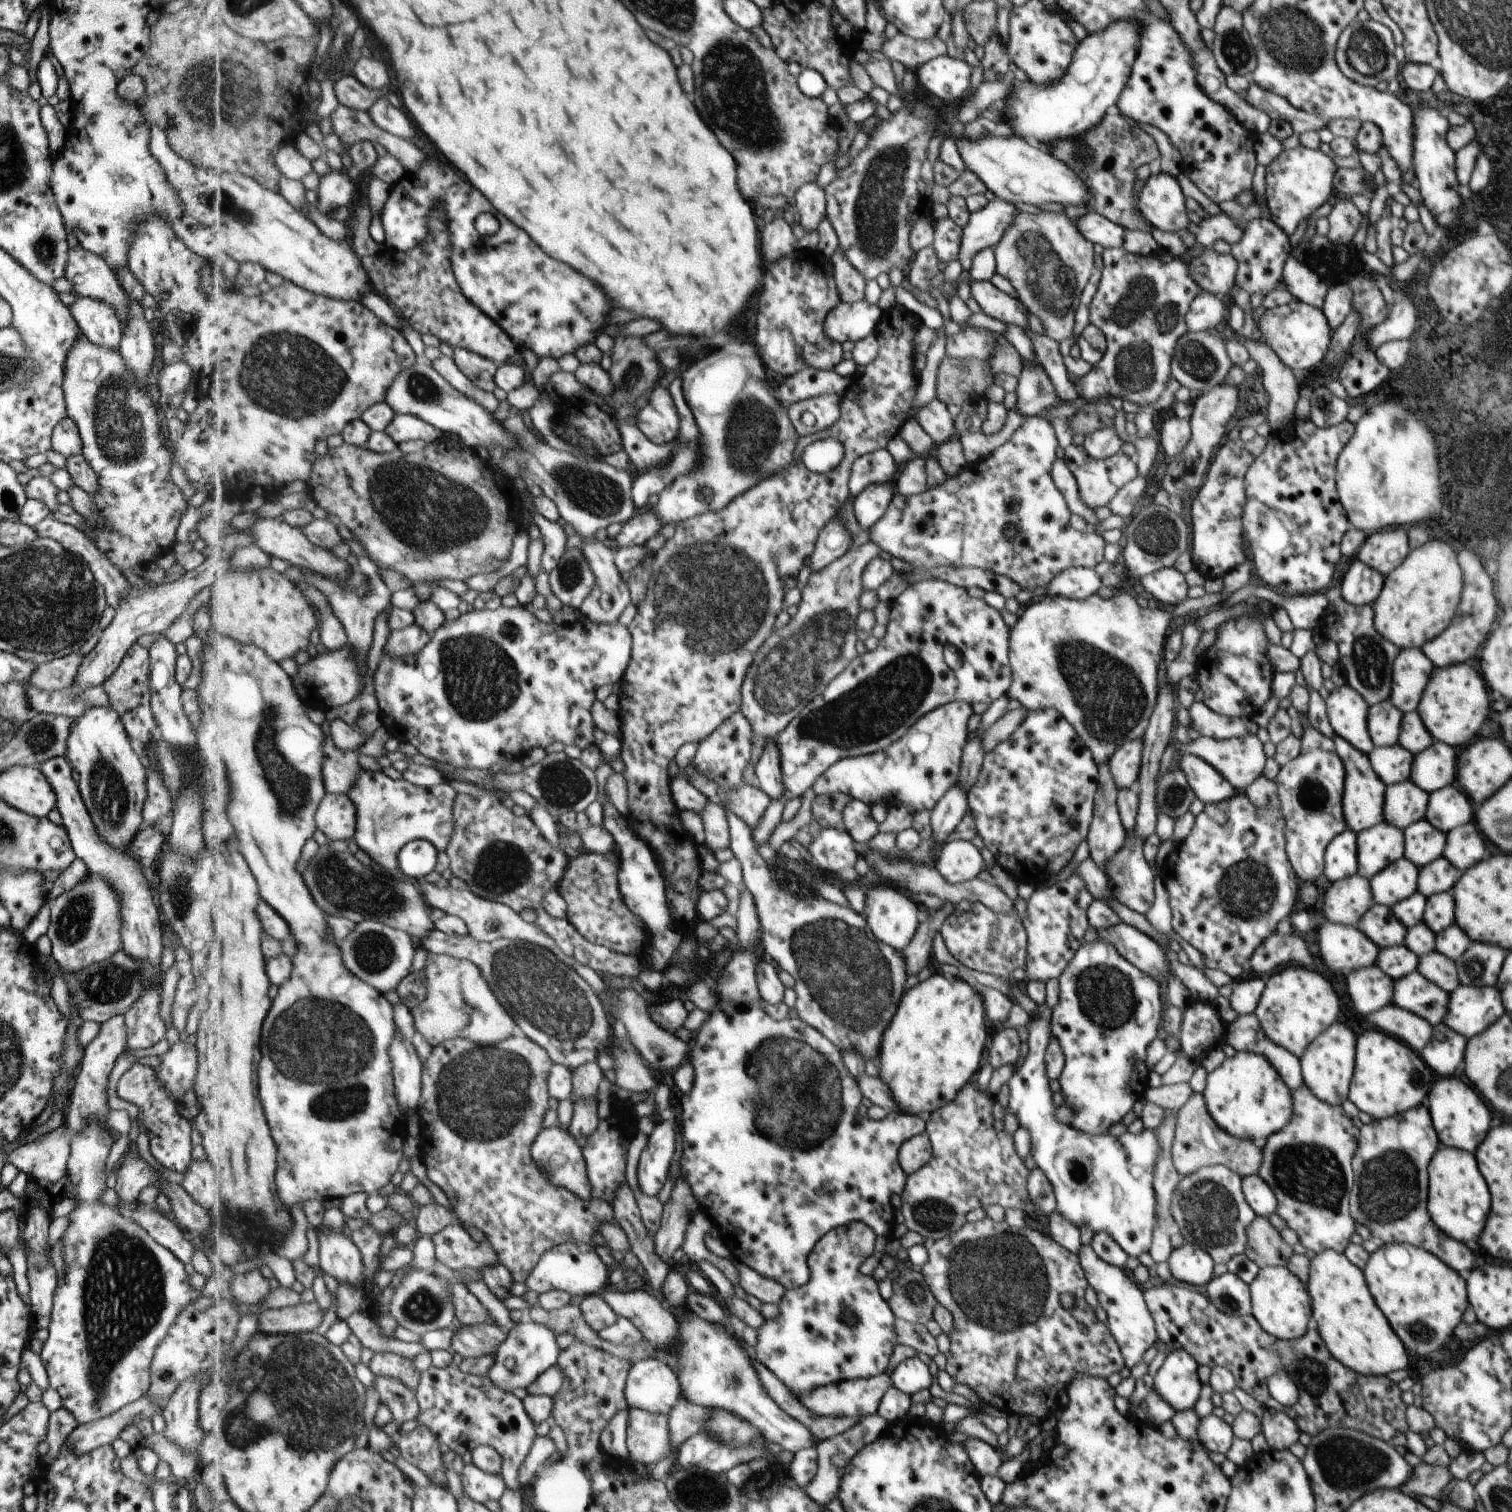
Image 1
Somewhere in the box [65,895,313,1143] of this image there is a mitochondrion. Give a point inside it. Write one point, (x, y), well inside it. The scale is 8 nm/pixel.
(110, 983)

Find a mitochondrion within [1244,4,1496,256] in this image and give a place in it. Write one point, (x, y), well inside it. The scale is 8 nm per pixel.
(1296, 43)

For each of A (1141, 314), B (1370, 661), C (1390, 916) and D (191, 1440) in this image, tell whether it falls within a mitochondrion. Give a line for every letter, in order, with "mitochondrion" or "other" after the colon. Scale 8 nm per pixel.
A: mitochondrion
B: mitochondrion
C: other
D: other

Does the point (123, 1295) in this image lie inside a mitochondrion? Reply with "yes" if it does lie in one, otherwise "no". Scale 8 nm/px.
yes

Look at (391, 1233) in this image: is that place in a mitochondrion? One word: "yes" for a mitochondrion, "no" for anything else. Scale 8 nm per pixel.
no

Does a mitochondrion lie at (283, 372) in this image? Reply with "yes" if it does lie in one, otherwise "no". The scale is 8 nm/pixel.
yes

